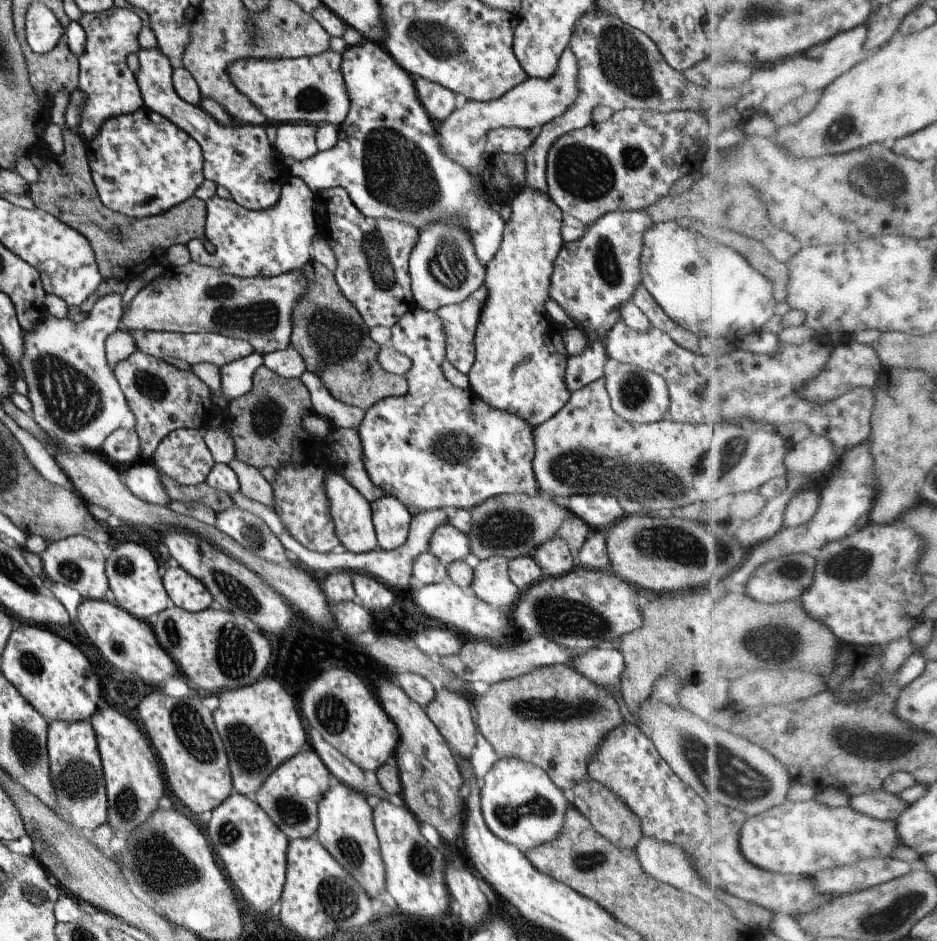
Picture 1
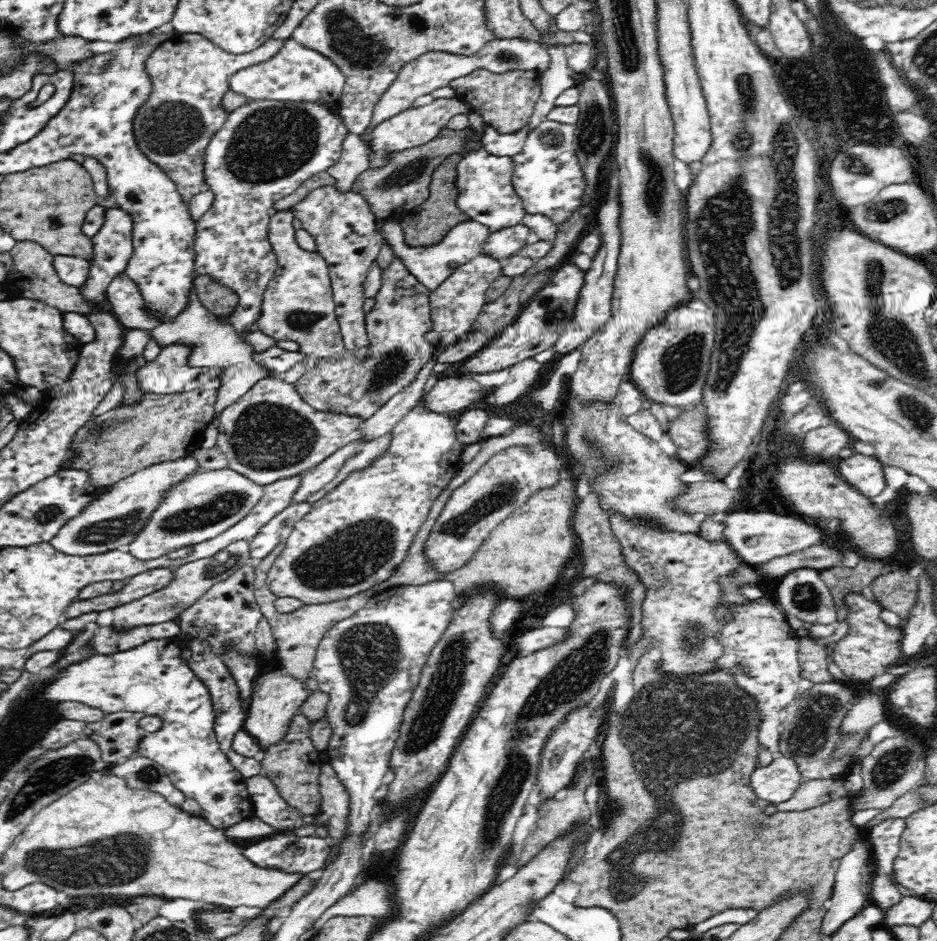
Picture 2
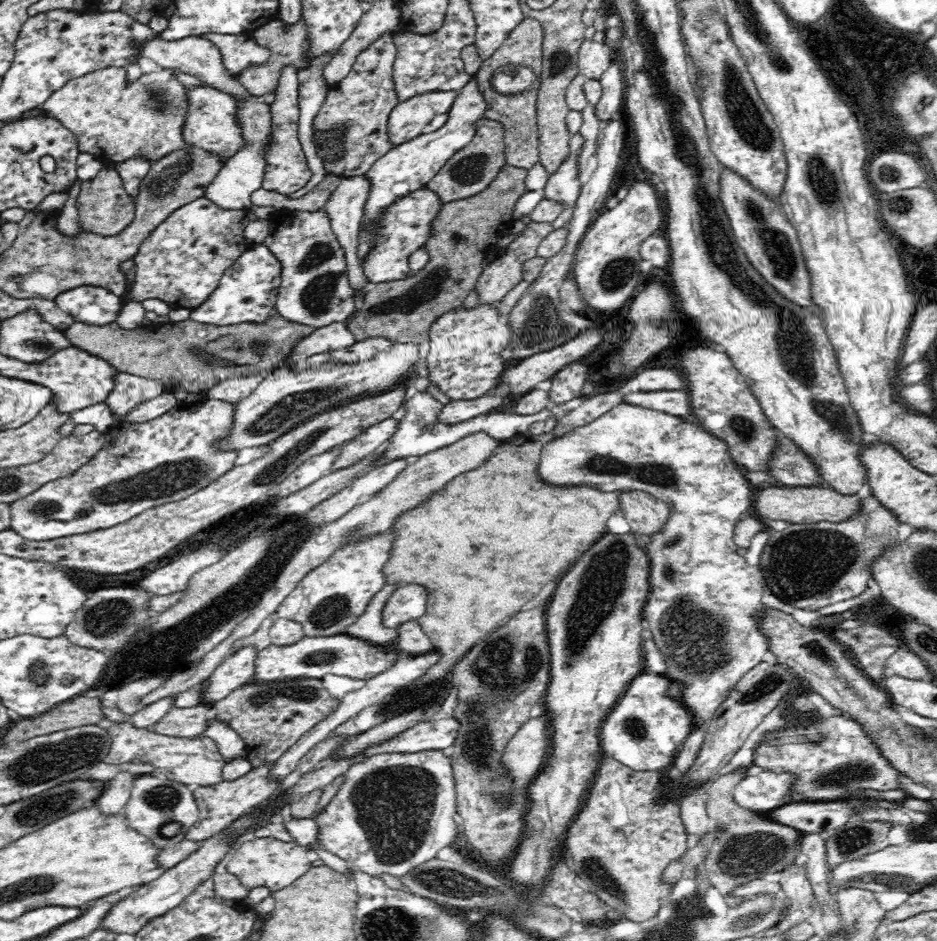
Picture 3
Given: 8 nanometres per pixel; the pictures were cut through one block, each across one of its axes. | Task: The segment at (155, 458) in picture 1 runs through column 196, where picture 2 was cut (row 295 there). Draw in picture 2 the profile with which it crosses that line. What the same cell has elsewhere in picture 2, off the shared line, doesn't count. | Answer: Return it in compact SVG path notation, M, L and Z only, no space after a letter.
M484 253L479 254L470 262L458 266L436 290L431 291L429 294L431 321L434 331L441 336L434 357L438 356L440 348L452 345L464 337L467 332L470 332L470 328L486 304L485 292L490 288L492 282L501 275L502 264L502 261L494 257L484 255Z

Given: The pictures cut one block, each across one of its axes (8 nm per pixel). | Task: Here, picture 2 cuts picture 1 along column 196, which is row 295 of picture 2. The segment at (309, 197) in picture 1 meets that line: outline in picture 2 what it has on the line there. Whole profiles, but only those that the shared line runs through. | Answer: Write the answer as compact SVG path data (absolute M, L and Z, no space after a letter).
M252 100L244 106L238 107L236 110L229 112L227 115L226 122L222 125L220 130L217 130L214 133L214 136L210 139L208 146L205 148L205 165L204 165L204 177L206 188L209 188L214 194L214 202L210 206L208 212L196 221L196 234L194 240L194 250L195 250L195 263L194 270L196 276L211 276L216 282L228 286L231 288L239 297L239 303L235 306L233 313L226 315L225 317L216 316L217 320L221 322L229 322L234 328L235 331L239 334L239 339L244 342L244 332L250 334L254 327L257 326L258 318L262 314L262 298L266 288L268 288L268 282L272 280L274 276L274 270L276 270L276 253L272 249L272 243L268 240L268 224L270 222L270 214L268 210L274 206L274 202L280 200L280 198L286 198L289 194L292 194L294 190L297 190L299 187L302 187L302 184L308 180L308 178L318 174L318 172L324 172L328 170L330 166L334 166L340 156L342 156L342 142L346 138L349 130L342 117L336 111L328 109L326 105L322 105L320 101L318 102L306 102L306 101L275 101L275 100Z

